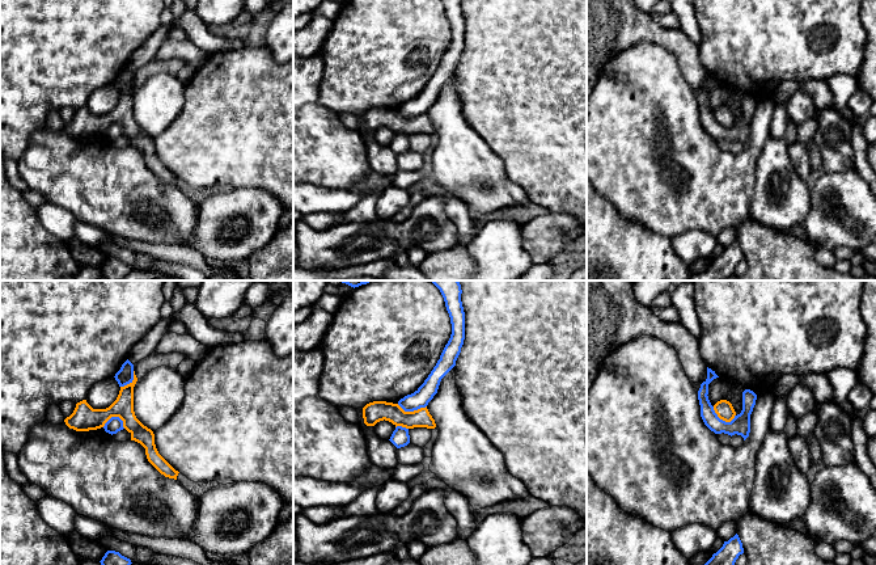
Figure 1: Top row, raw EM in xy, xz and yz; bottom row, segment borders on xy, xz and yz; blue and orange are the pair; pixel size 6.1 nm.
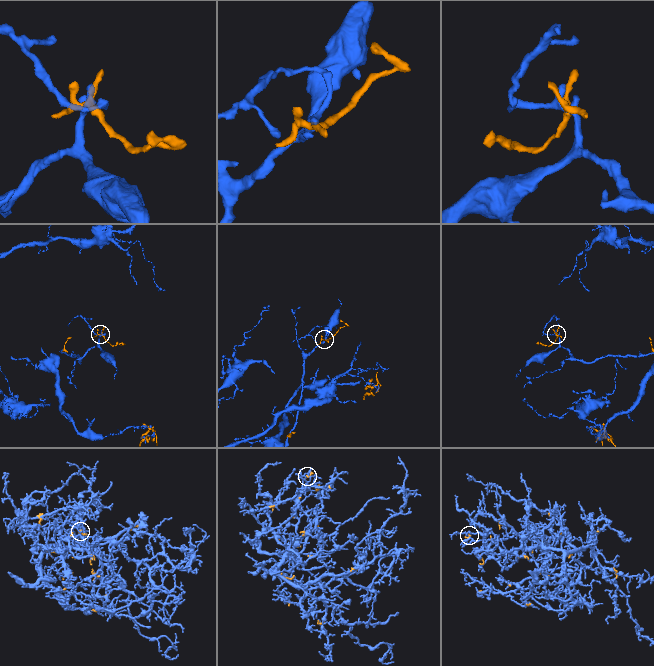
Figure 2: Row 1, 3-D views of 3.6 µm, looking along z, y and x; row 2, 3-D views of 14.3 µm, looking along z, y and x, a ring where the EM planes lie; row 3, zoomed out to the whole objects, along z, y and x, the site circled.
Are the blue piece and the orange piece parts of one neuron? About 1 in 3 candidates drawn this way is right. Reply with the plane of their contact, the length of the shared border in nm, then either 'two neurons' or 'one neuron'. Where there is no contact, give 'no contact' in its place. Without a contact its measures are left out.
xz | 180 nm | one neuron

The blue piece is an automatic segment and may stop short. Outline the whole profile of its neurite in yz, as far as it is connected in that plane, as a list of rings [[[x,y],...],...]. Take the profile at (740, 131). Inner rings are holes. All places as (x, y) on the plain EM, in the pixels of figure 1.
[[[707,73],[707,85],[701,90],[698,106],[701,111],[701,123],[704,131],[715,140],[741,142],[744,147],[750,139],[750,121],[756,111],[757,101],[745,96],[742,98],[742,117],[737,121],[732,110],[727,106],[718,107],[714,113],[708,106],[708,90],[719,84],[715,77]]]

